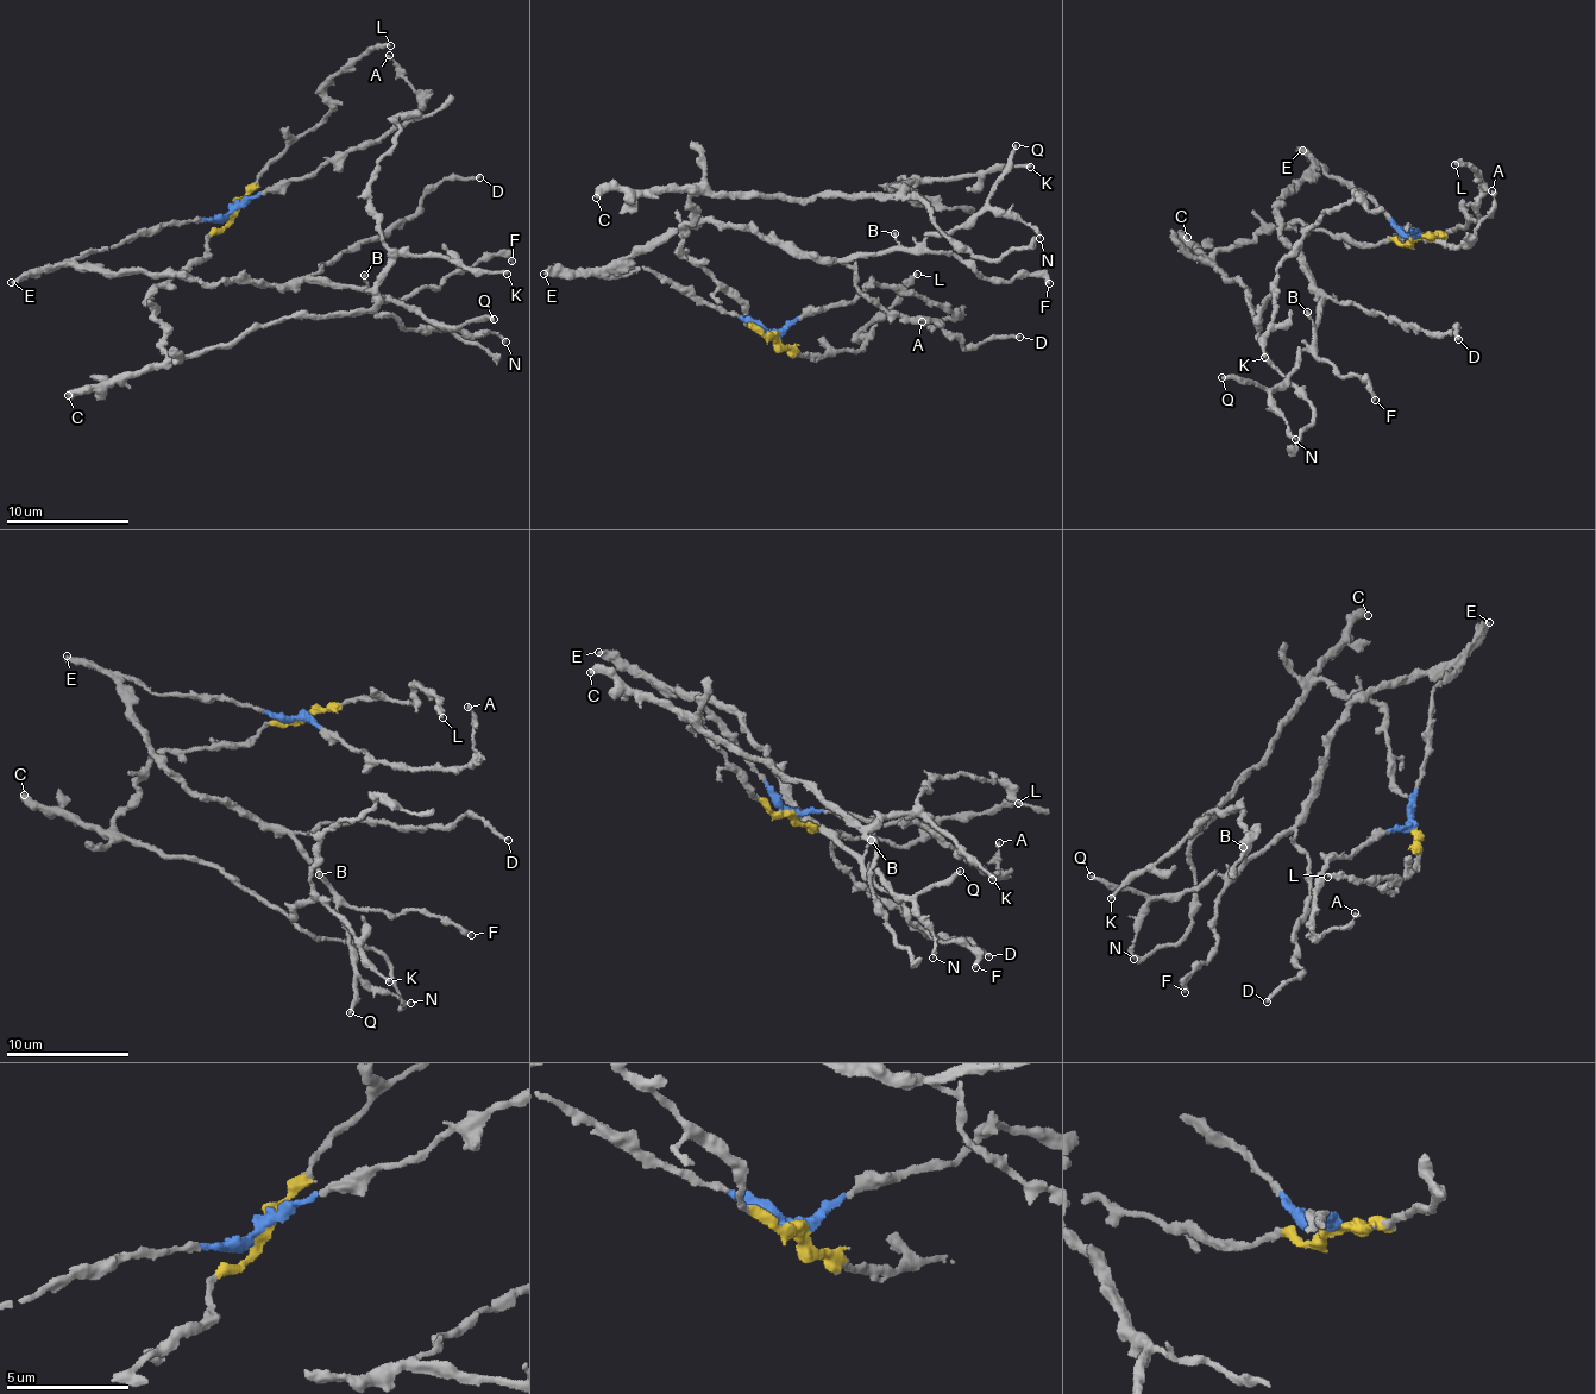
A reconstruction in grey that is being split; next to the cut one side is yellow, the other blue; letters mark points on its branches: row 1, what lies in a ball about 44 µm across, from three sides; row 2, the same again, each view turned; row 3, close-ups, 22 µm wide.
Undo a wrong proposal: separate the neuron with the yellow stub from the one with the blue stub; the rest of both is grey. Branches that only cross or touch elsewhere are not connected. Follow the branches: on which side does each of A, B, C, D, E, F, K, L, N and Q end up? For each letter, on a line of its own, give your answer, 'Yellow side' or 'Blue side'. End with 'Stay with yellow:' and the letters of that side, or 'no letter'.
A: Blue side
B: Blue side
C: Yellow side
D: Blue side
E: Blue side
F: Blue side
K: Yellow side
L: Yellow side
N: Blue side
Q: Blue side
Stay with yellow: C, K, L

